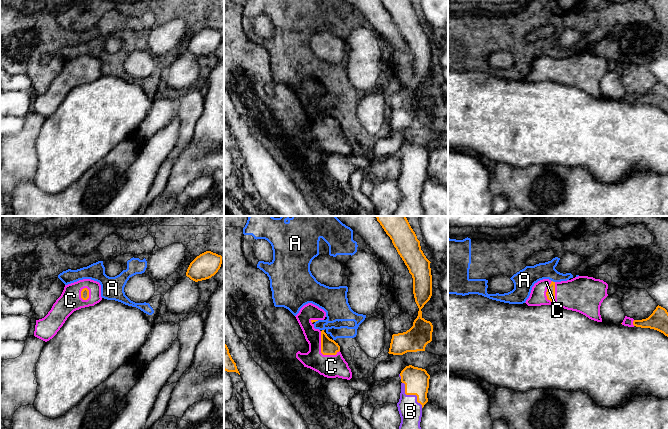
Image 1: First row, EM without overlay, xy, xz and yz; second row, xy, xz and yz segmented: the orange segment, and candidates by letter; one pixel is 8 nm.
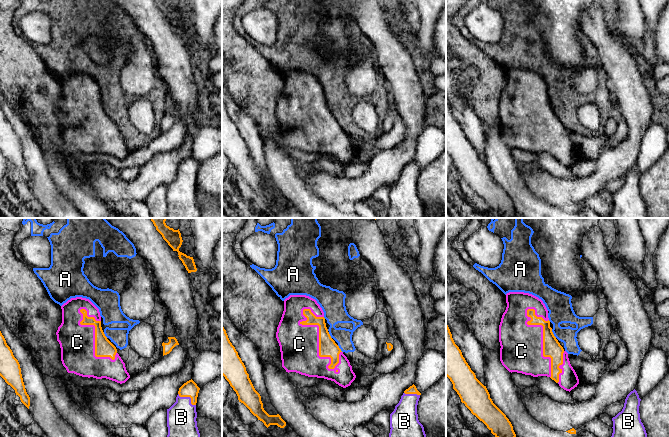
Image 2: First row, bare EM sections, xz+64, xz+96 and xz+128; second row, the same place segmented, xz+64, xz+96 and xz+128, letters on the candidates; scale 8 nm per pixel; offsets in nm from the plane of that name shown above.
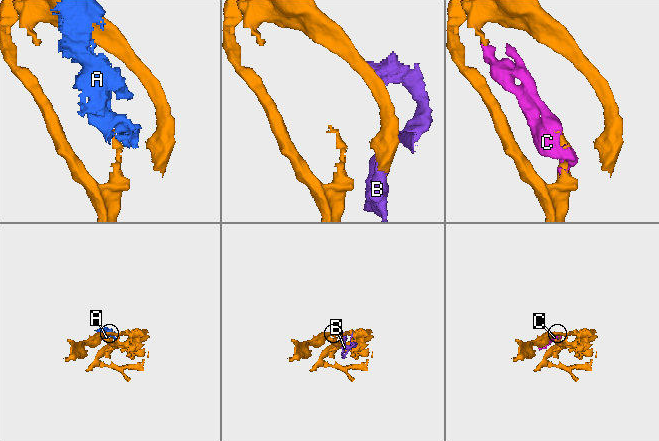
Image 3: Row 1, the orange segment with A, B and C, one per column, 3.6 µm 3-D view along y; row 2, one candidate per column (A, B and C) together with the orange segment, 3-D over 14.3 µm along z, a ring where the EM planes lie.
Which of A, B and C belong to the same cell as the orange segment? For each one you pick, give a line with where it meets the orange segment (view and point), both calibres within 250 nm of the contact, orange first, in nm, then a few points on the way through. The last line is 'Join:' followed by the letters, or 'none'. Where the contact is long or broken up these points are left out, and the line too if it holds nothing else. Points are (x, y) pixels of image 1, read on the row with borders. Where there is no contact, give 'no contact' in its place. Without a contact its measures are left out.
B: contact xz (411, 394); calibres 200 and 180 nm
C: contact xz (321, 349); calibres 130 and 190 nm
Join: B, C

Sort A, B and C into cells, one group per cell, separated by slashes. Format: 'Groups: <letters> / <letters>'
Groups: A / B C

